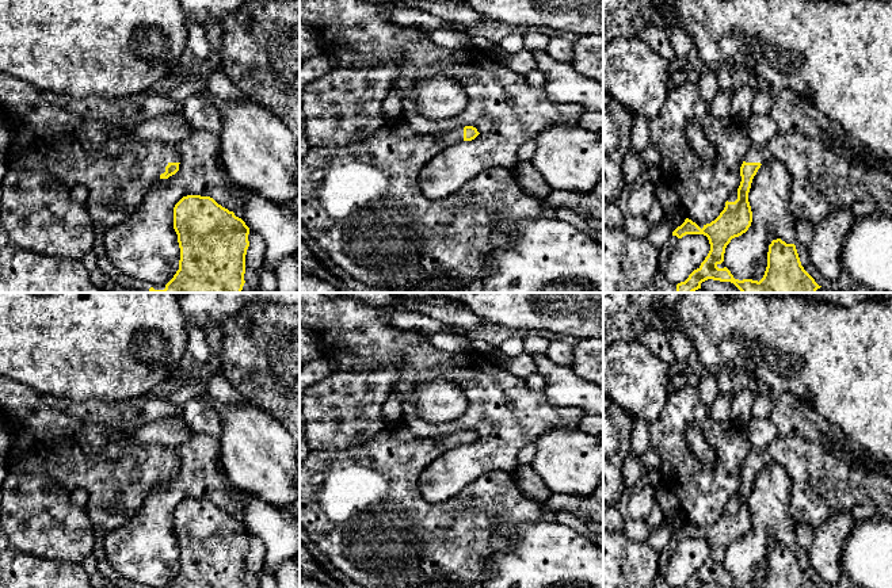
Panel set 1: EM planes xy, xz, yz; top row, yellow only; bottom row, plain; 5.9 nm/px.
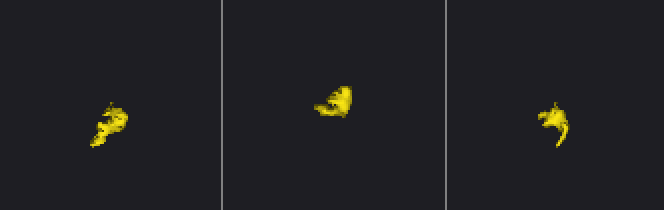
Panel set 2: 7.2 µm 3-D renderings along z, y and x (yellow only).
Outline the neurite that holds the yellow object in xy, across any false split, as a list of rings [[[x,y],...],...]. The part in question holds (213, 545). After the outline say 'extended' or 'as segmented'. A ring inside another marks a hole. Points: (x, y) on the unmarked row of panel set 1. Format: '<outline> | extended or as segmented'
[[[187,499],[174,511],[179,573],[167,588],[244,588],[249,531],[210,500]]] | as segmented

